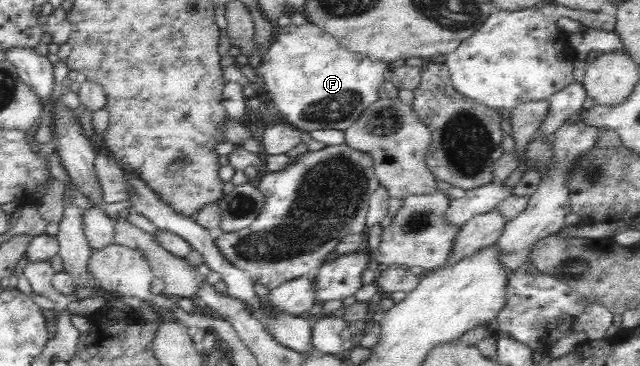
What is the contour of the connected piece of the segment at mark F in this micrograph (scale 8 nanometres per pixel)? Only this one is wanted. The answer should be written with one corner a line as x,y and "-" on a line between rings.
308,21
306,25
281,27
273,37
268,53
263,56
257,67
266,89
266,99
271,108
286,119
286,123
293,128
303,131
316,131
316,129
345,130
360,117
369,105
378,99
378,89
384,82
384,72
389,65
384,62
372,60
364,55
350,52
342,48
337,40
320,27

